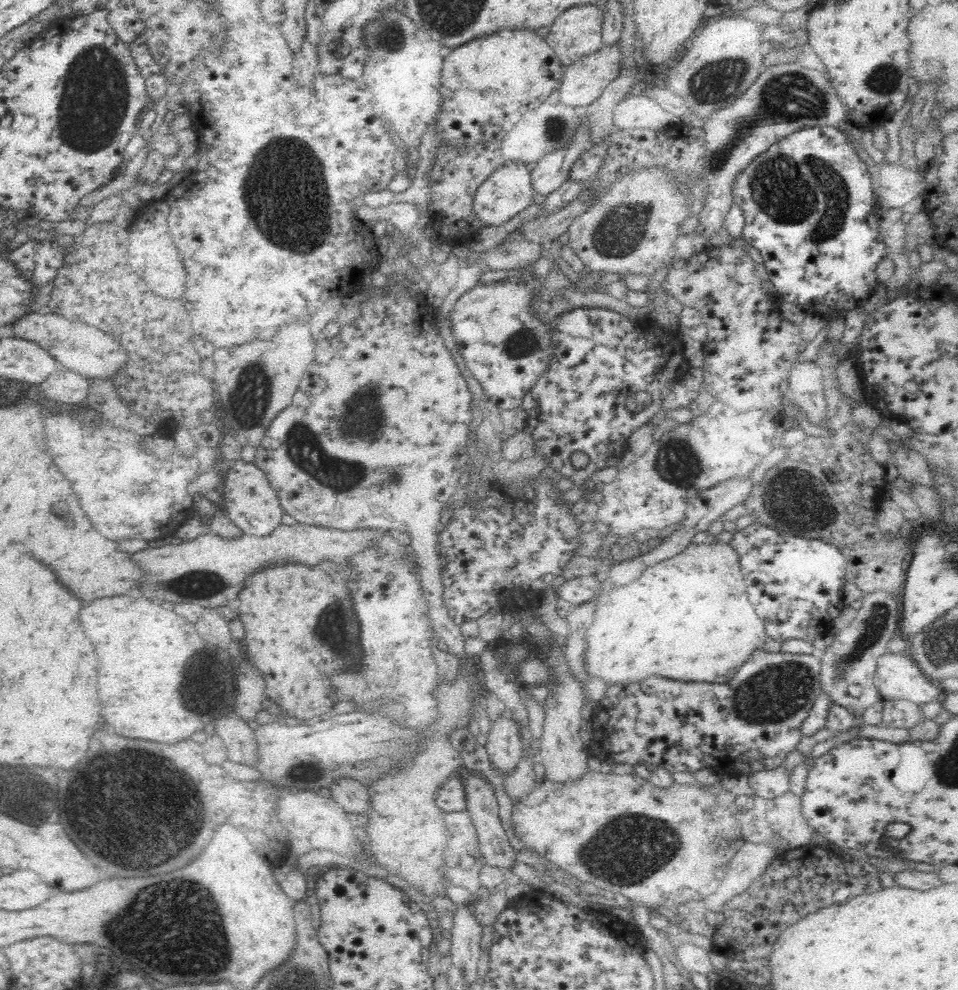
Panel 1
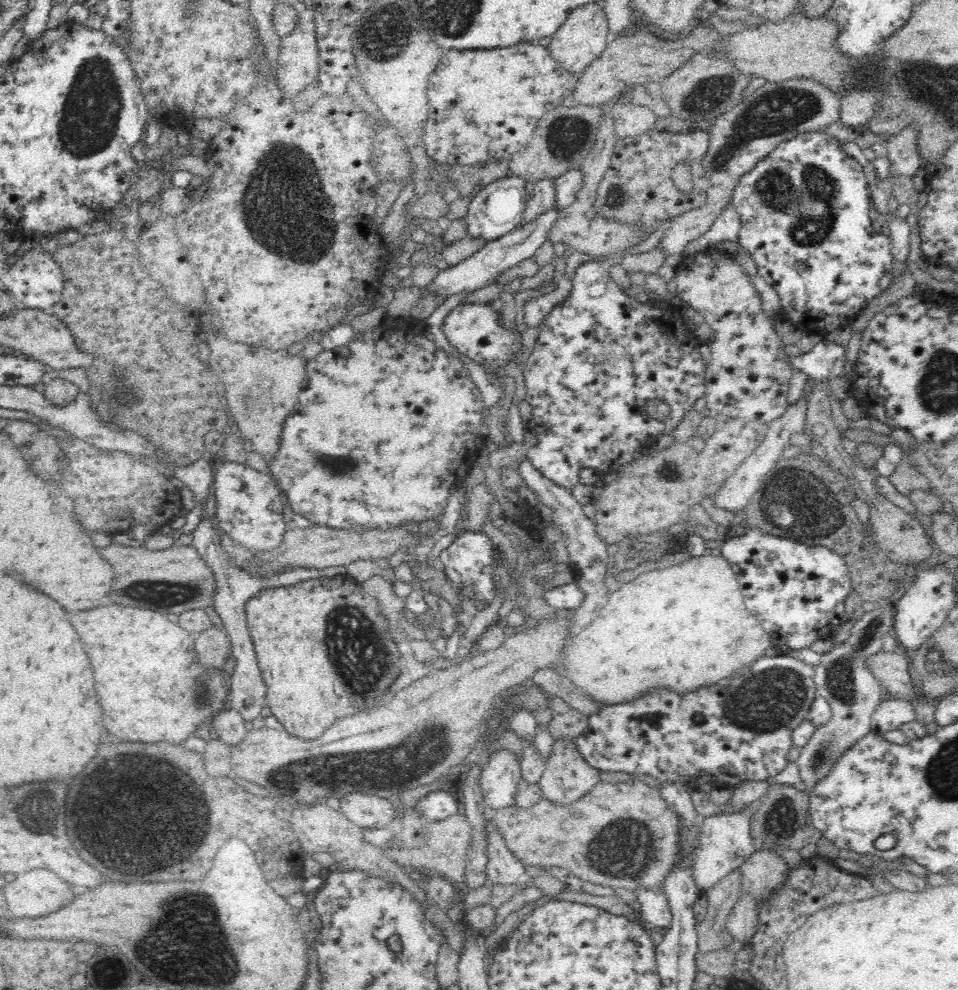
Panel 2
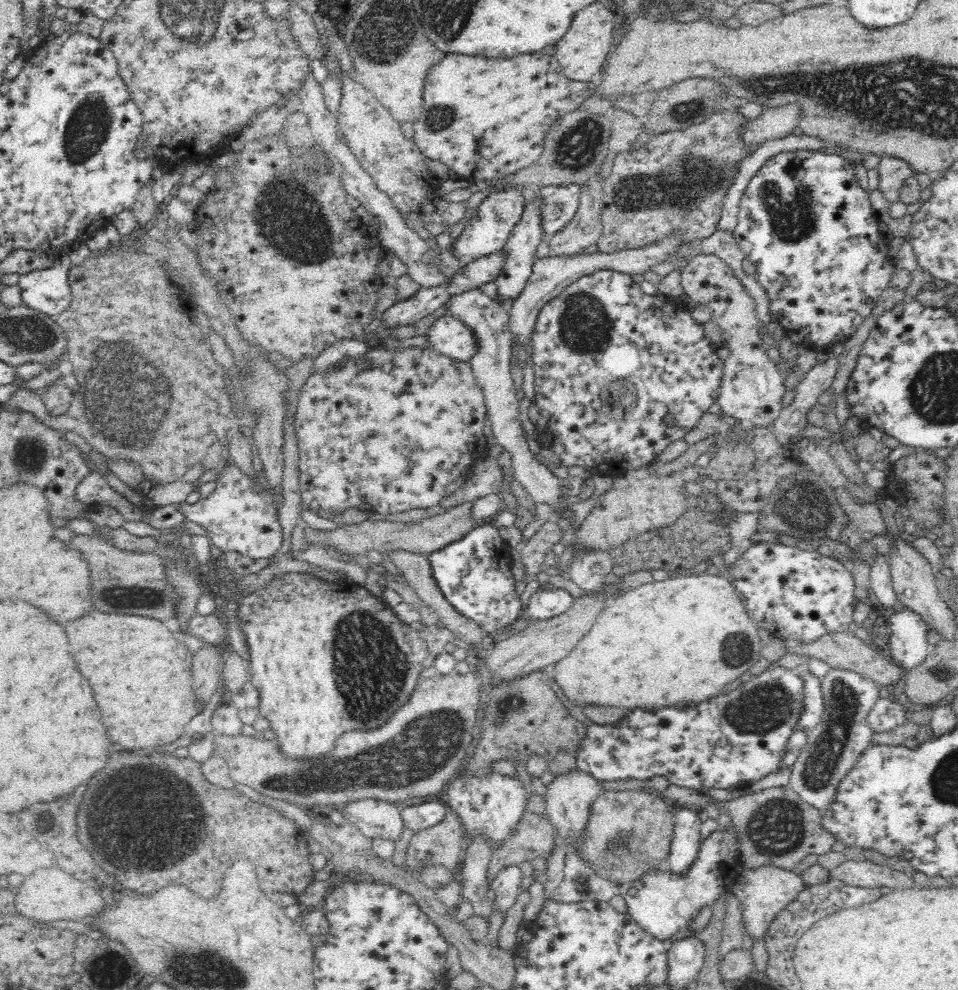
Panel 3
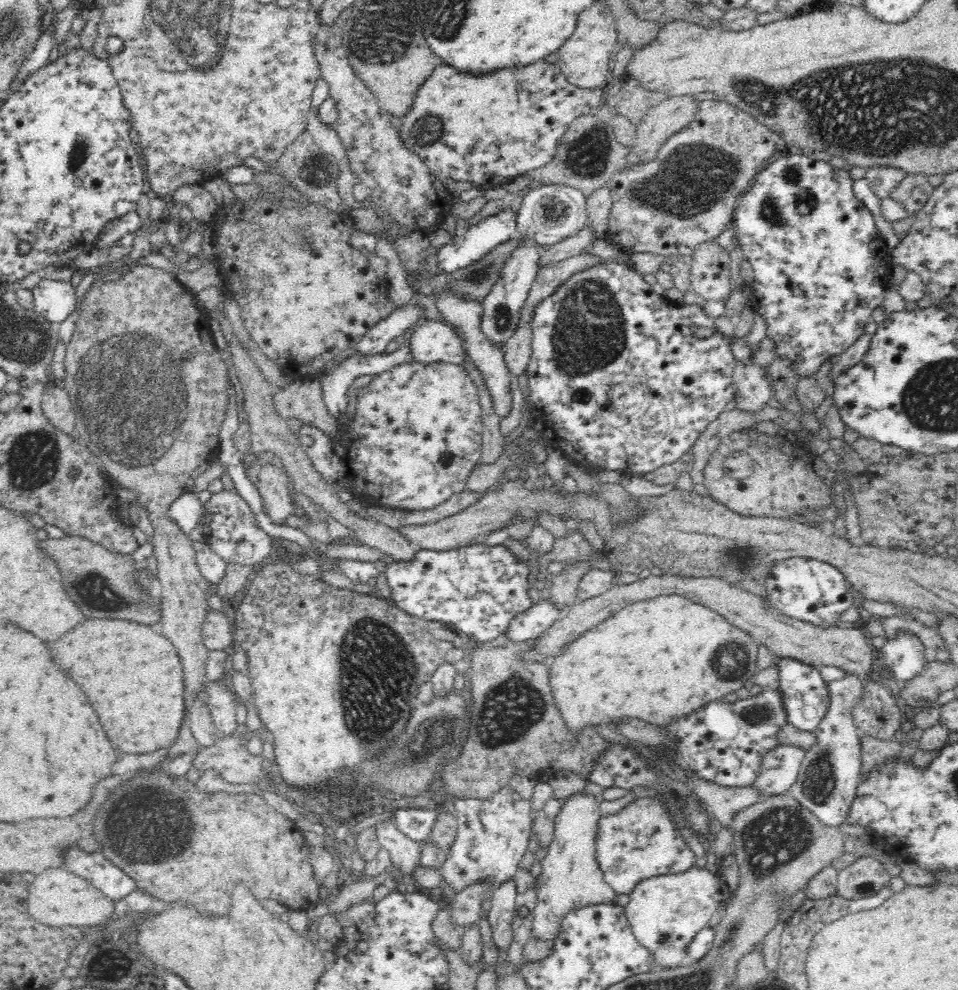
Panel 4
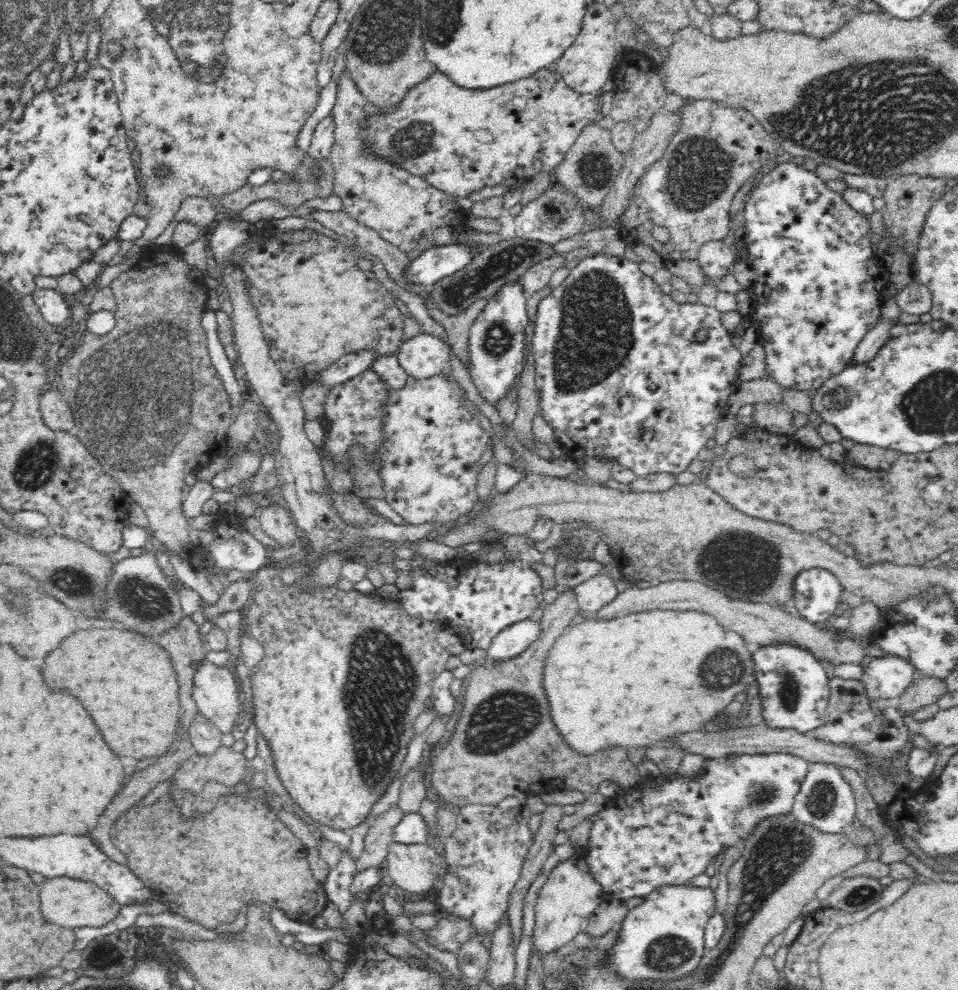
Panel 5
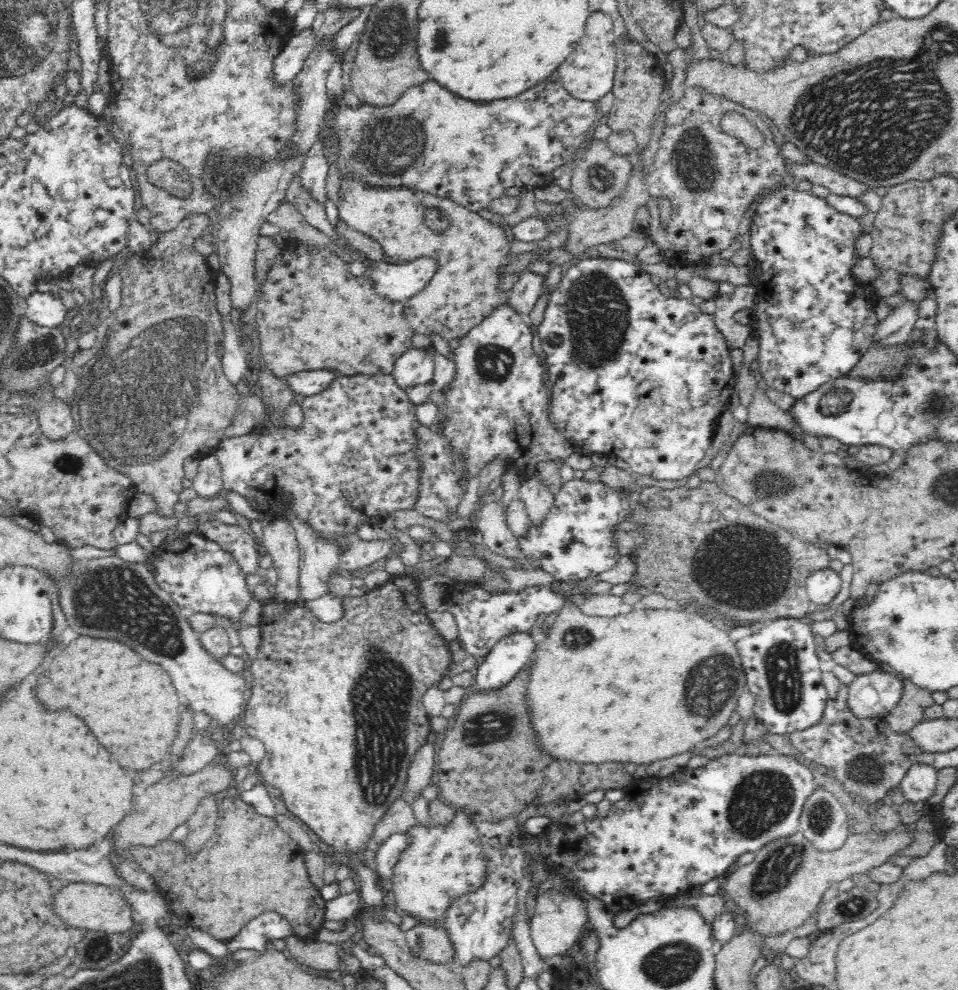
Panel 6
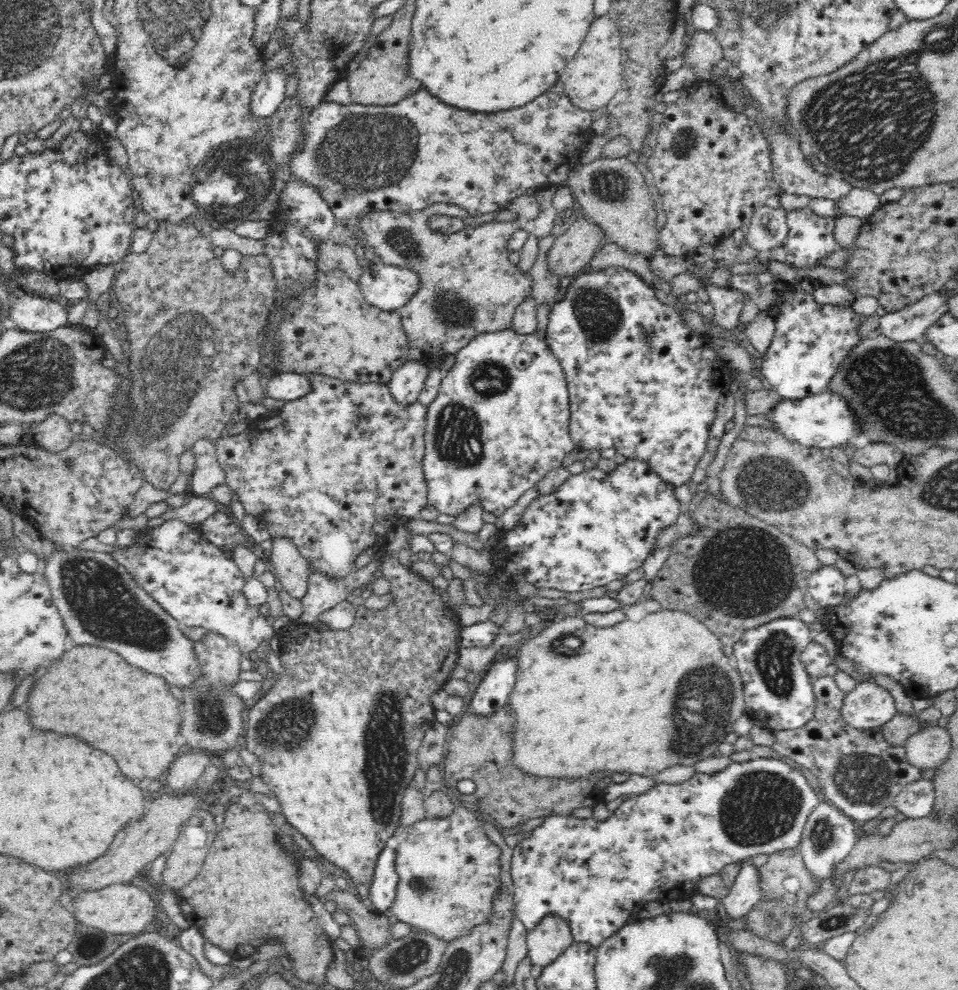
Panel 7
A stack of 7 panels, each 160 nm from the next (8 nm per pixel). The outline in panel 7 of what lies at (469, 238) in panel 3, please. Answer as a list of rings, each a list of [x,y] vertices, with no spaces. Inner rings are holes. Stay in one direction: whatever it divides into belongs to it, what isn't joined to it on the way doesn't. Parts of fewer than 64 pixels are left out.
[[[364,260],[358,282],[368,303],[392,312],[403,307],[420,289],[422,278],[412,269]]]

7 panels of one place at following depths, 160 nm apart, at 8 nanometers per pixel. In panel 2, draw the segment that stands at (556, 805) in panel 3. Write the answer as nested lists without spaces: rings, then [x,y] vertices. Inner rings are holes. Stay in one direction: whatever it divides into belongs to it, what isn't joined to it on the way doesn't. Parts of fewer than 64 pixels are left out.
[[[556,738],[546,758],[544,771],[539,778],[539,786],[543,796],[557,804],[570,804],[585,795],[593,784],[599,781],[599,771],[590,767],[577,746],[577,738]]]

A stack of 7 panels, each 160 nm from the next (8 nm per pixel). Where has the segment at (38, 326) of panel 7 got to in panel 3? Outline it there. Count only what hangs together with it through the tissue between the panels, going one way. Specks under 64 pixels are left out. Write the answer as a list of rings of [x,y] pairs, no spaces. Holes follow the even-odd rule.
[[[61,261],[52,268],[22,274],[17,286],[26,307],[53,318],[69,310],[71,291],[68,272]]]

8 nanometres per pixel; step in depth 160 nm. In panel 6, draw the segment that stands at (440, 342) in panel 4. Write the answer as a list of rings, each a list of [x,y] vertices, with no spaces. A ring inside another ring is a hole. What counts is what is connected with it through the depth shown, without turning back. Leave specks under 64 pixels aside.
[[[432,345],[410,347],[395,360],[392,376],[402,390],[418,384],[429,384],[437,367],[437,358],[438,353]]]

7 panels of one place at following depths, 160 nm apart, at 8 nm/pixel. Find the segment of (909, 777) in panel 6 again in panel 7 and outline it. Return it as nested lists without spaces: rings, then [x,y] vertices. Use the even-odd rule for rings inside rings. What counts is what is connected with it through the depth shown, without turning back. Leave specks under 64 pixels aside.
[[[919,778],[904,785],[900,795],[894,800],[894,808],[907,818],[926,817],[932,812],[935,801],[932,779]]]

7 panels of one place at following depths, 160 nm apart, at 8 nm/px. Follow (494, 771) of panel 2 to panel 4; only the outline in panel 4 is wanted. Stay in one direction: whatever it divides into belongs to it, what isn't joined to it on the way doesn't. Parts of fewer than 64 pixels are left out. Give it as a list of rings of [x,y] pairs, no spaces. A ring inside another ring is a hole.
[[[502,786],[486,800],[478,797],[453,796],[457,817],[457,835],[447,852],[441,875],[454,892],[461,891],[474,881],[488,878],[496,884],[515,878],[530,836],[533,814],[530,802],[514,792],[510,786]]]

